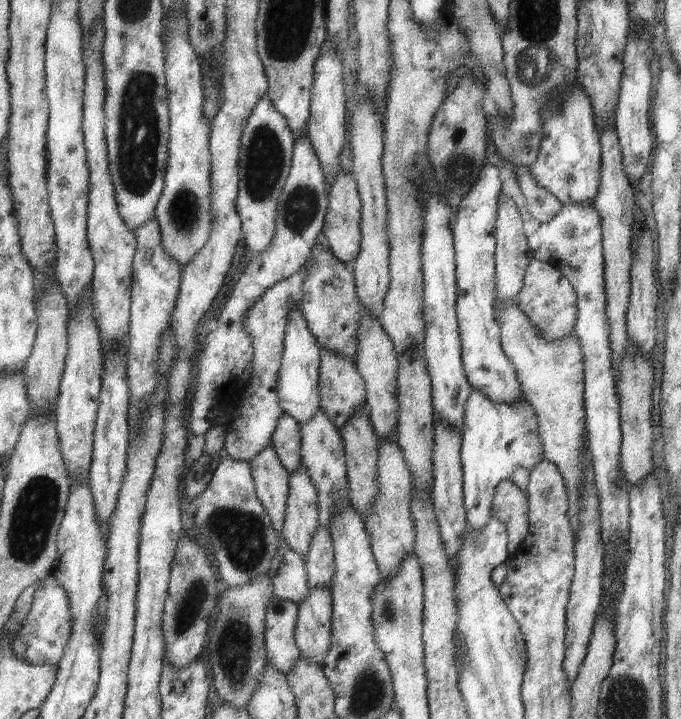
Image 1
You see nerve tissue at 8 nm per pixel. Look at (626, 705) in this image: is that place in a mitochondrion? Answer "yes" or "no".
yes

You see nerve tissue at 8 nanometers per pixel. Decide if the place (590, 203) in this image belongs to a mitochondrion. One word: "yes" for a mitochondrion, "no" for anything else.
no

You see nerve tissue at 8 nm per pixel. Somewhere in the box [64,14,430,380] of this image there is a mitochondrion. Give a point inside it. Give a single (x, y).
(138, 126)

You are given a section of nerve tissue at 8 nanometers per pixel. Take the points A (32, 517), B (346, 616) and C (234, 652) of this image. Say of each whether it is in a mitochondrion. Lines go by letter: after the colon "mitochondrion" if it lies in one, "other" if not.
A: mitochondrion
B: other
C: mitochondrion

